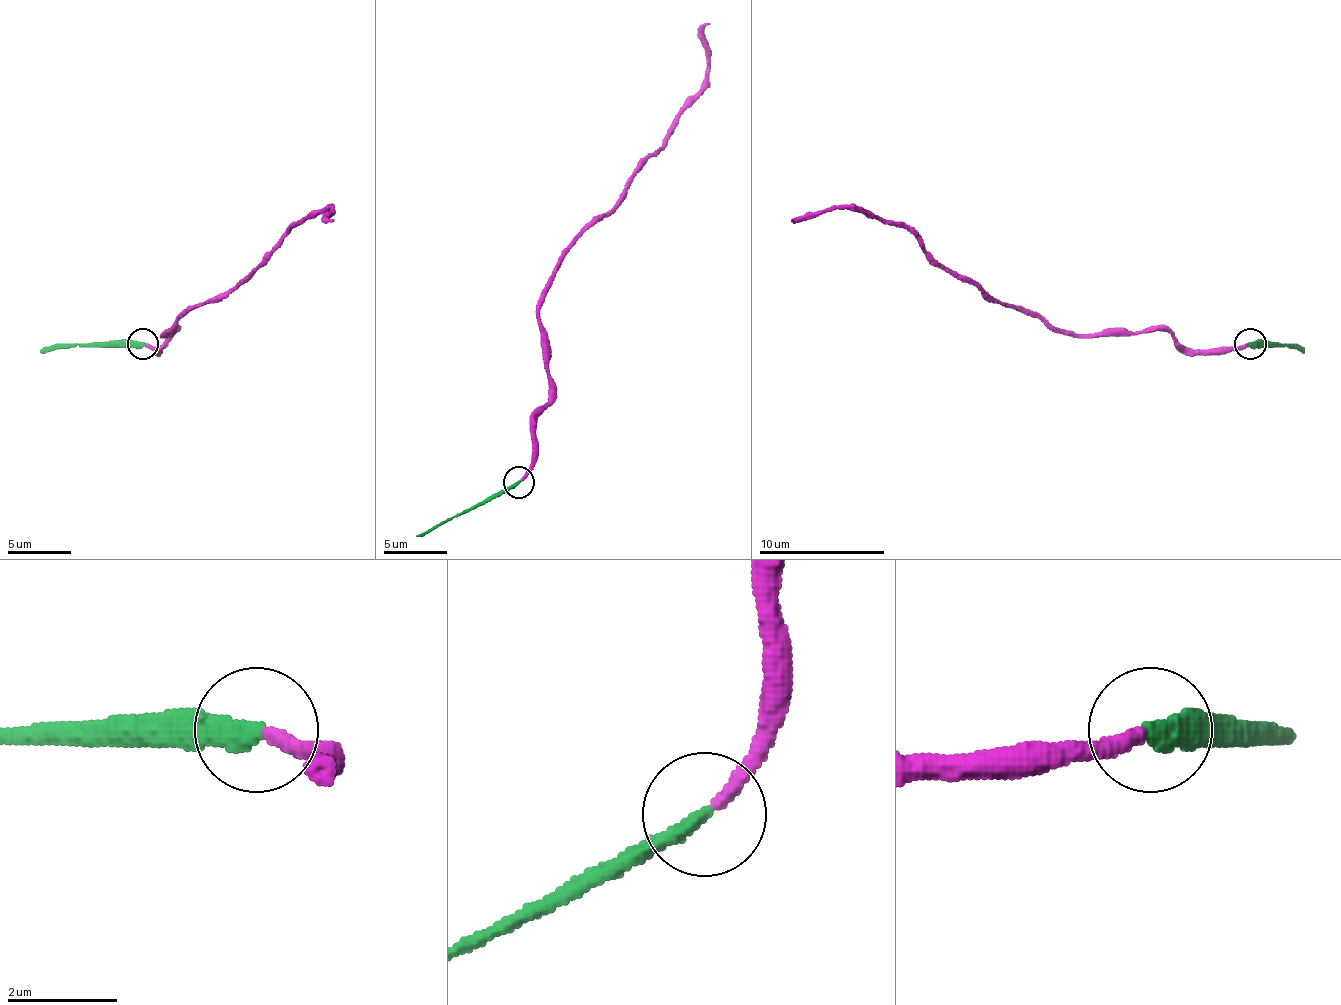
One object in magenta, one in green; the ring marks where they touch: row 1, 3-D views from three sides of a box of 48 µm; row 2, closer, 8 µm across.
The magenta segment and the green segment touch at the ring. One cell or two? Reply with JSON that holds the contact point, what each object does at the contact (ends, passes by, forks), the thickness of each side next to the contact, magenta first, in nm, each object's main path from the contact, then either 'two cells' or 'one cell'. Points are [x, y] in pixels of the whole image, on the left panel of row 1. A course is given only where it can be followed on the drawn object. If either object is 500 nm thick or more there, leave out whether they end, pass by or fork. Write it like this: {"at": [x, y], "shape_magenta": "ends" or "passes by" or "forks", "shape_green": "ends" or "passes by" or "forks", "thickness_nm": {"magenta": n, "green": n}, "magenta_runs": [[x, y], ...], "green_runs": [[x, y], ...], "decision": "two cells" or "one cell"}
{"at": [142, 344], "shape_magenta": "ends", "shape_green": "ends", "thickness_nm": {"magenta": 280, "green": 360}, "magenta_runs": [[145, 344], [157, 351], [173, 328], [164, 335], [189, 310], [221, 300], [303, 218], [328, 208], [334, 221]], "green_runs": [[142, 344], [56, 344], [41, 354]], "decision": "one cell"}

